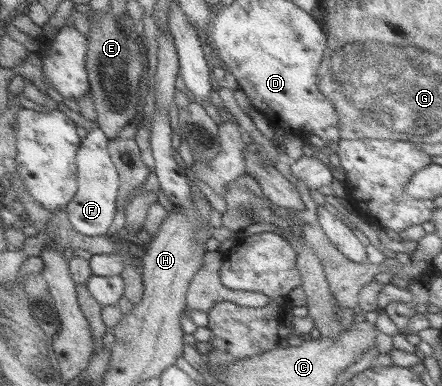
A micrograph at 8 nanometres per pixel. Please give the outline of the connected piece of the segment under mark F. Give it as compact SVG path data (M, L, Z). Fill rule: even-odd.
M93 126L76 150L76 191L73 198L66 204L65 212L71 228L82 236L106 235L113 215L116 212L116 196L118 191L118 174L110 160L106 146L108 141L98 126Z

